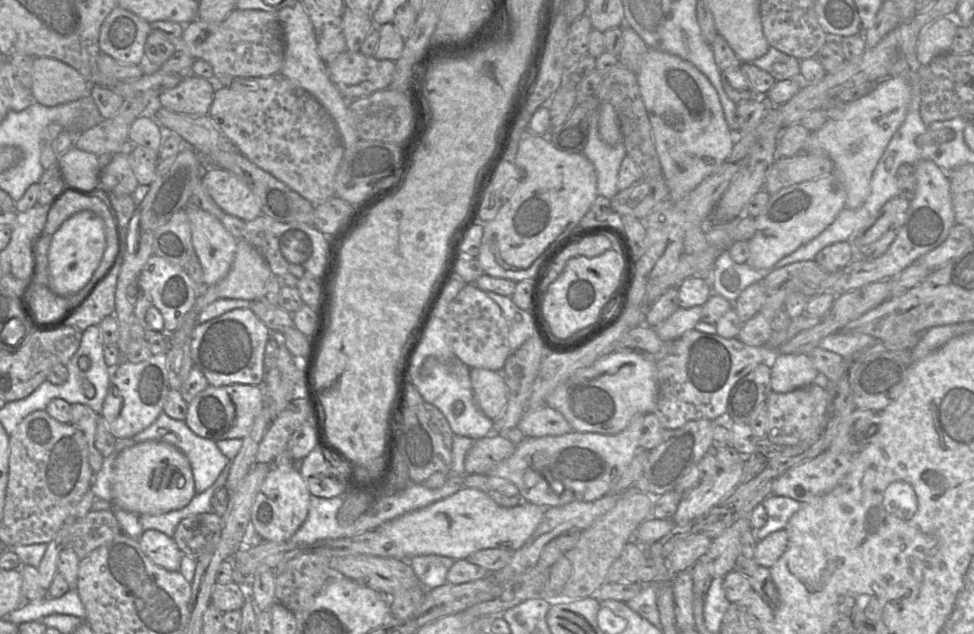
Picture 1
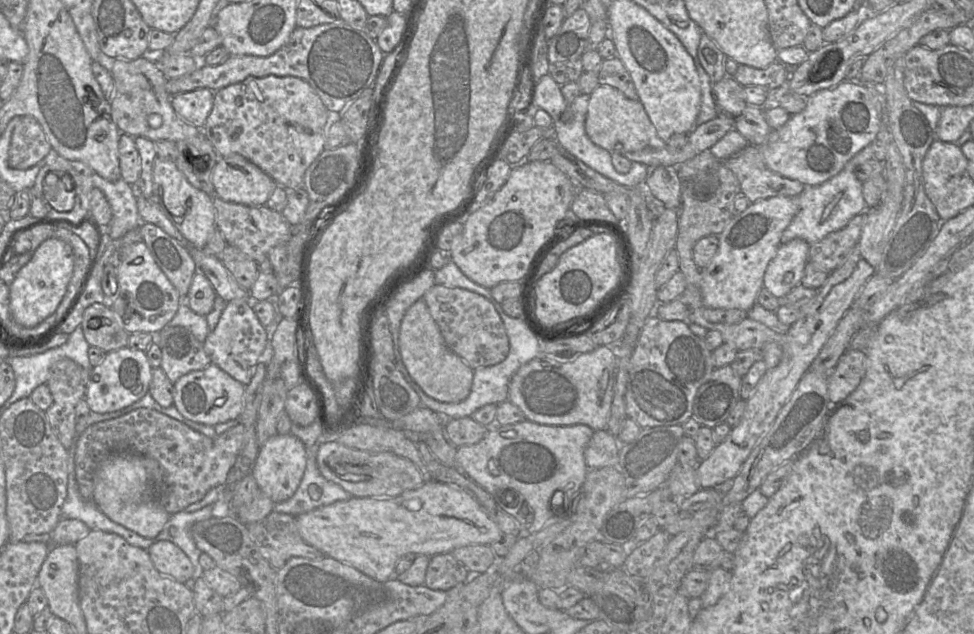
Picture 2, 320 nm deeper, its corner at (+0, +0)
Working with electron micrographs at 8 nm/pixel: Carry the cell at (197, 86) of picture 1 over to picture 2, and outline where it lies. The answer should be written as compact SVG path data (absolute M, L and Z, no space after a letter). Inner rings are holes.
M207 88L182 92L171 97L171 105L180 118L202 129L214 101L214 92Z

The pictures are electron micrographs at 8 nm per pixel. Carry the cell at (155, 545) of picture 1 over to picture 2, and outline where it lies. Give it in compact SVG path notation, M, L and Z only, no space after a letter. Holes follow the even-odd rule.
M159 540L147 549L156 570L178 582L195 578L195 567L189 557L176 544Z

